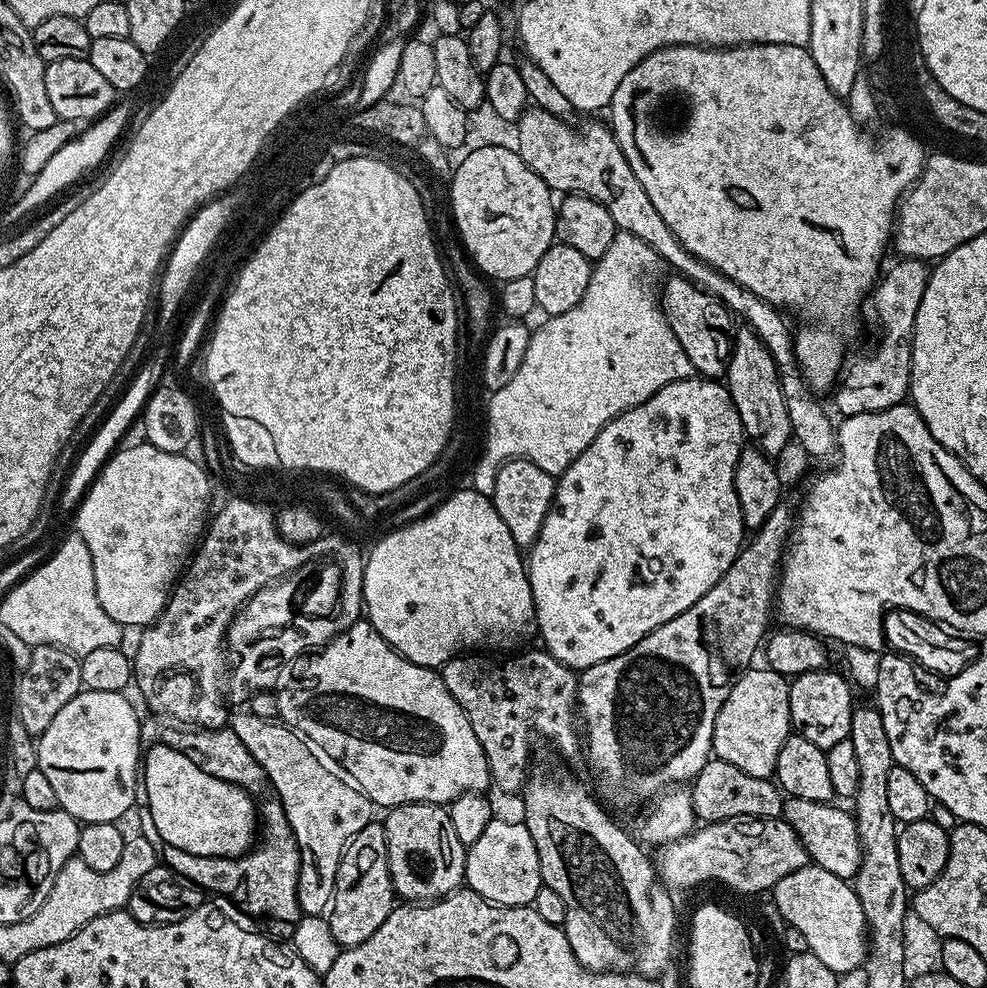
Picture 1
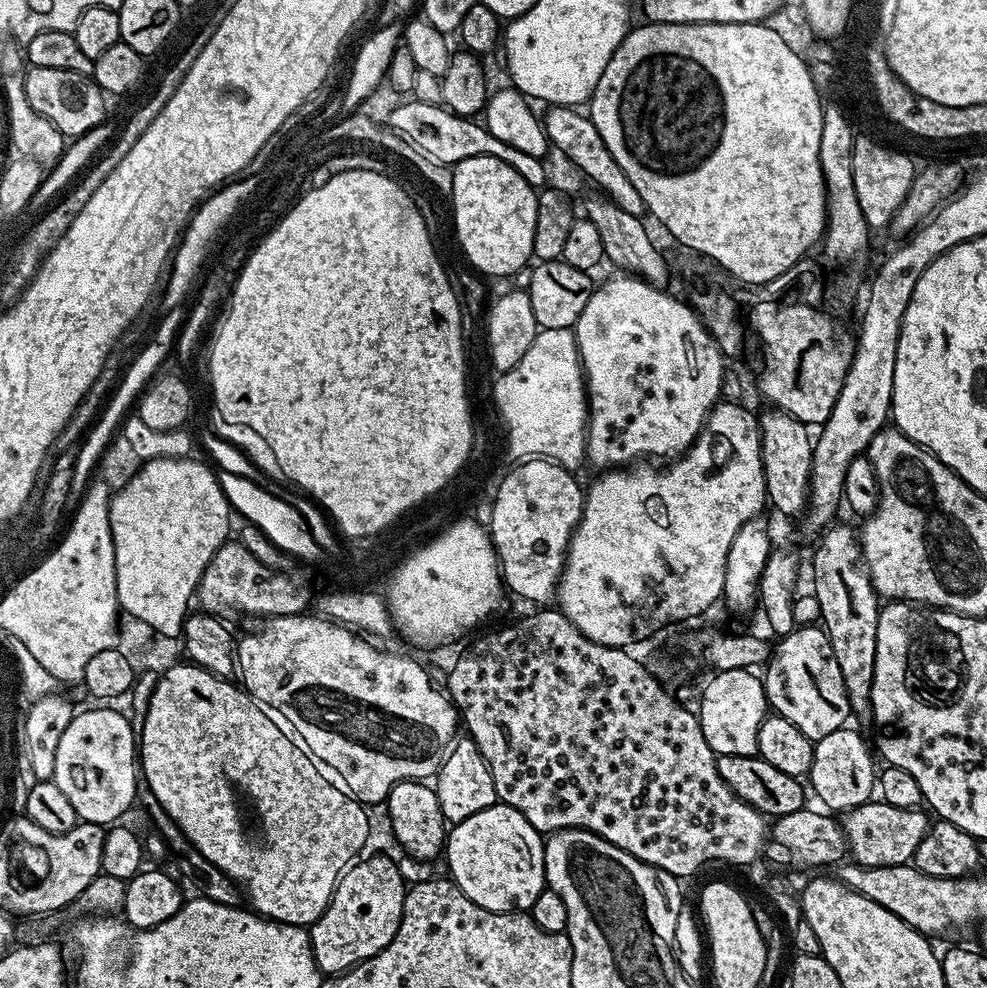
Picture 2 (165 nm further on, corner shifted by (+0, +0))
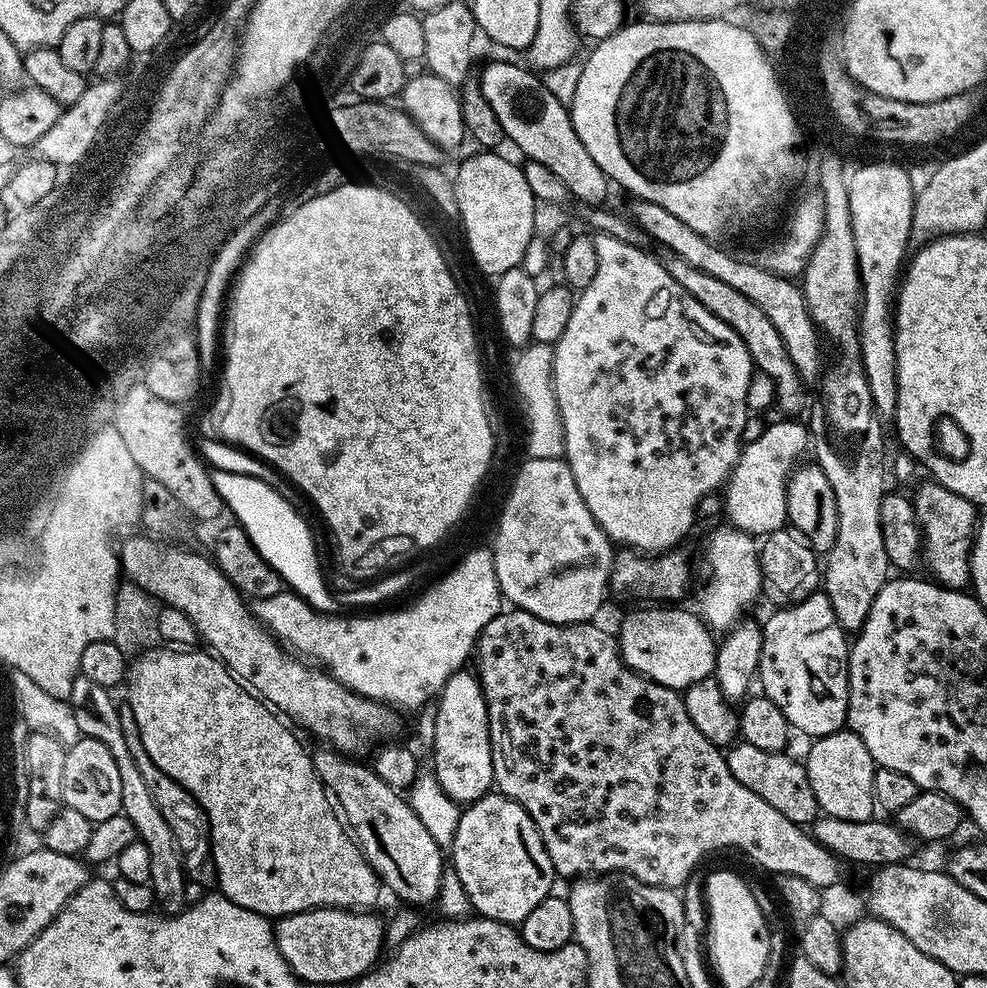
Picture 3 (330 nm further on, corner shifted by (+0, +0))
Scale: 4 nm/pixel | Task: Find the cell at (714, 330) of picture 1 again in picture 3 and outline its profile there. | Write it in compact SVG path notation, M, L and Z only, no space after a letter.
M496 60L485 66L484 73L479 73L481 91L501 122L502 130L519 145L528 160L542 162L546 170L562 178L569 193L577 201L593 206L603 205L608 196L610 181L598 162L590 158L586 146L582 146L582 138L578 138L572 125L570 108L550 94L543 79L535 71L524 68Z

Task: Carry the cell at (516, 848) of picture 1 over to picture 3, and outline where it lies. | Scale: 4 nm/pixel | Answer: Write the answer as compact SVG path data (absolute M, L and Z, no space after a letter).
M499 794L483 796L461 811L450 849L450 868L458 874L481 917L513 926L519 926L526 914L548 897L553 891L552 880L557 879L530 814L518 802Z

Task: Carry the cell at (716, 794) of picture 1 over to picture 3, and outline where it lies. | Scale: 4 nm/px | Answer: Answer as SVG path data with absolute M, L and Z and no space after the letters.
M736 742L727 749L726 759L730 774L734 774L734 778L738 778L742 786L746 786L746 790L754 790L758 798L770 802L770 806L774 806L778 814L786 814L790 822L808 826L817 819L820 807L814 798L814 786L810 786L807 767L788 755L787 751L758 750L758 746Z

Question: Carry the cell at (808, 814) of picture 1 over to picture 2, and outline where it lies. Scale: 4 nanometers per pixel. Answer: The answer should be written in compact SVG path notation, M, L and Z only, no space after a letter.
M869 802L852 808L842 816L847 855L861 868L909 863L915 857L918 842L922 842L928 833L930 819L927 815L929 813L920 808L899 808L883 802Z

